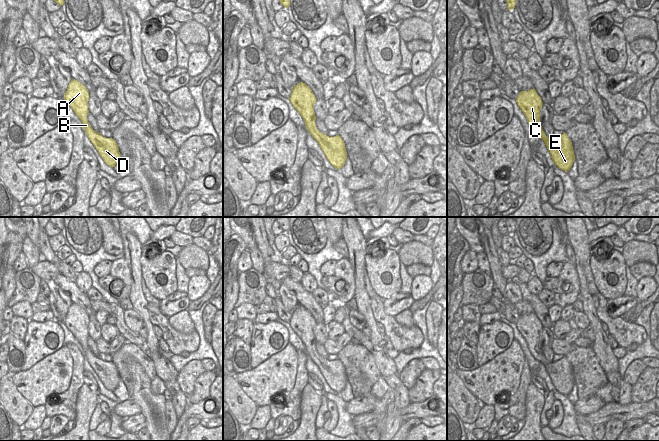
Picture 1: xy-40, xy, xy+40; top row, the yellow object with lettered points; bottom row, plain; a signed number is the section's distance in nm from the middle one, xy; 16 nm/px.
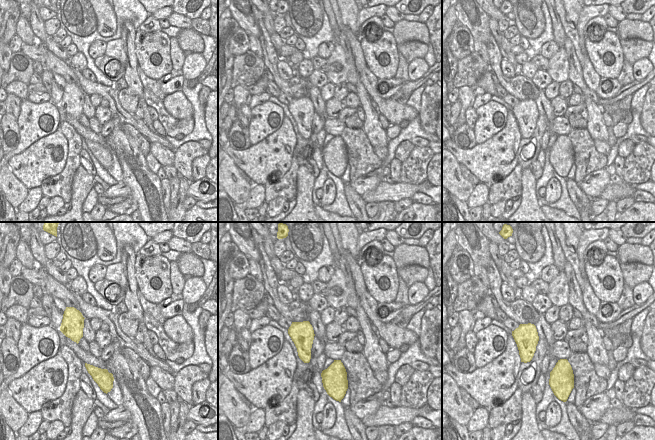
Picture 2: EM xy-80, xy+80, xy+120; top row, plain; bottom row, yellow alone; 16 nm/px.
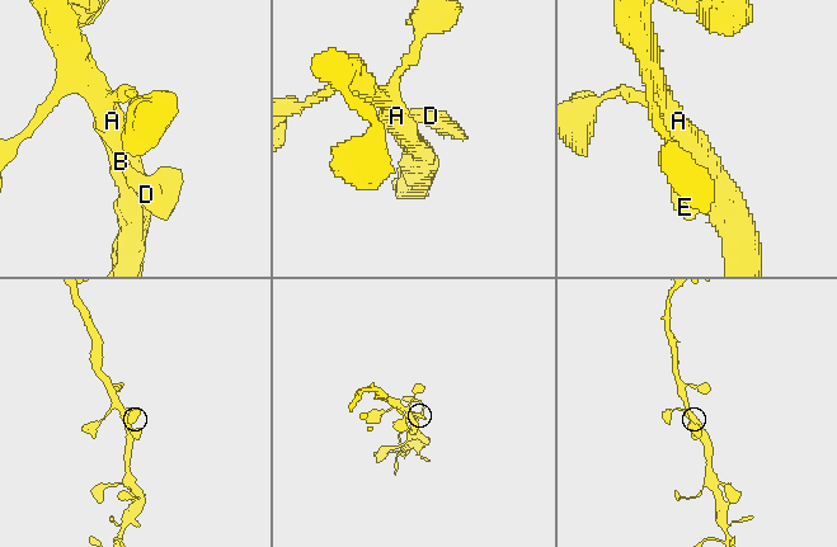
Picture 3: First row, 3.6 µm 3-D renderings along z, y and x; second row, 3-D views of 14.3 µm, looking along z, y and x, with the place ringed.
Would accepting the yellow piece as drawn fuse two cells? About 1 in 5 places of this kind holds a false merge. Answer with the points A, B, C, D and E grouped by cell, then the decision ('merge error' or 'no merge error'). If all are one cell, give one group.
A B C D E | no merge error

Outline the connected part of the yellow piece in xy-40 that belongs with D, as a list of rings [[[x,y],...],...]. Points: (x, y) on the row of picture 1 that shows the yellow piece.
[[[72,79],[65,92],[64,100],[81,120],[82,128],[85,130],[89,140],[94,145],[105,164],[113,168],[118,163],[121,154],[116,141],[112,137],[103,137],[97,131],[94,131],[89,124],[87,119],[89,113],[89,91],[82,83]]]

